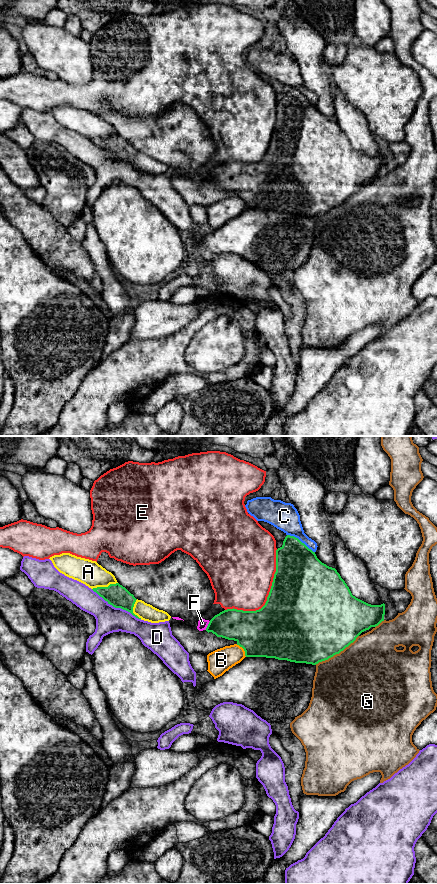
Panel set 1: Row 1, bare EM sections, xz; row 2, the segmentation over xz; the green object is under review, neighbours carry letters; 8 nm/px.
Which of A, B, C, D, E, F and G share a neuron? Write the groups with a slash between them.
A / B / C / D / E F / G

